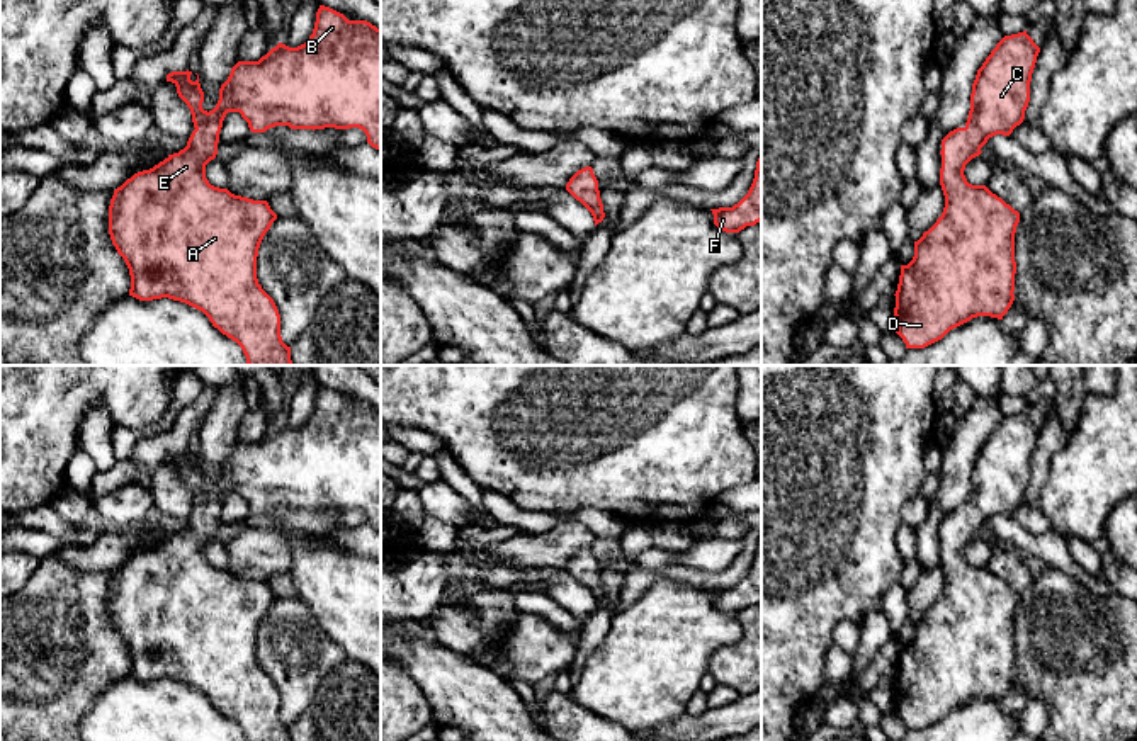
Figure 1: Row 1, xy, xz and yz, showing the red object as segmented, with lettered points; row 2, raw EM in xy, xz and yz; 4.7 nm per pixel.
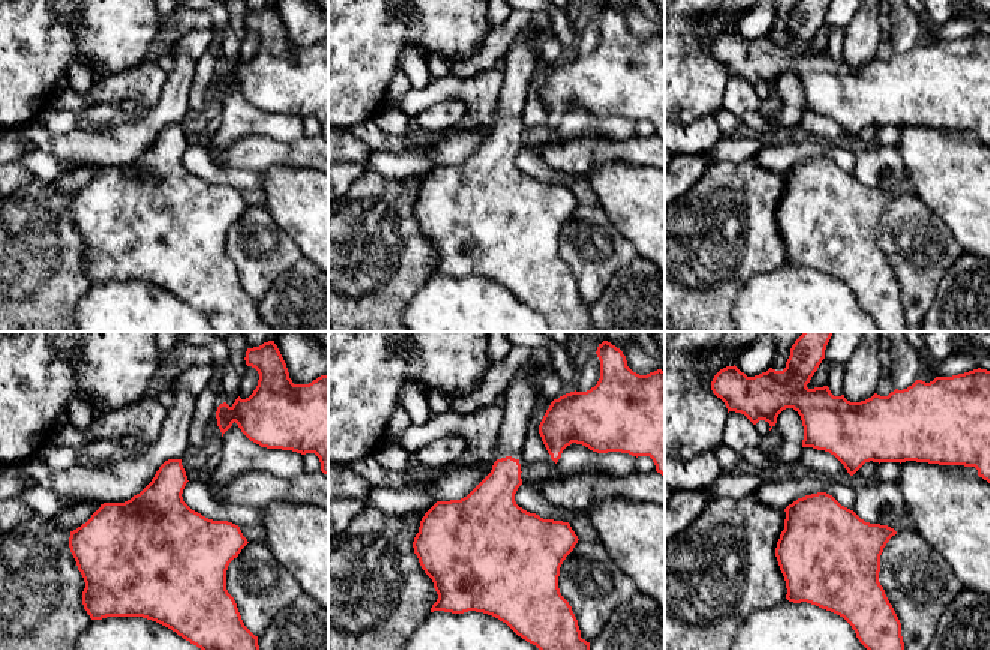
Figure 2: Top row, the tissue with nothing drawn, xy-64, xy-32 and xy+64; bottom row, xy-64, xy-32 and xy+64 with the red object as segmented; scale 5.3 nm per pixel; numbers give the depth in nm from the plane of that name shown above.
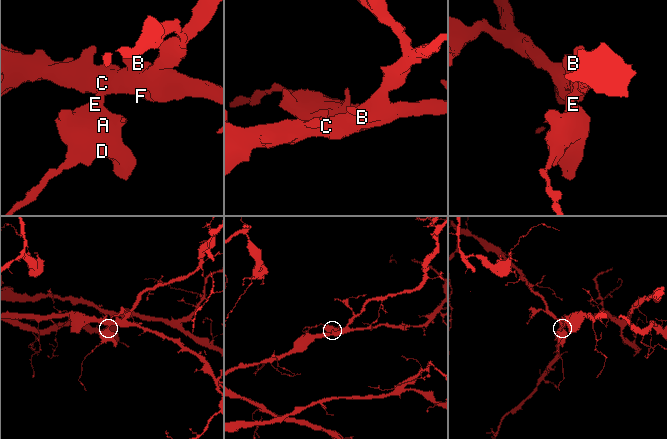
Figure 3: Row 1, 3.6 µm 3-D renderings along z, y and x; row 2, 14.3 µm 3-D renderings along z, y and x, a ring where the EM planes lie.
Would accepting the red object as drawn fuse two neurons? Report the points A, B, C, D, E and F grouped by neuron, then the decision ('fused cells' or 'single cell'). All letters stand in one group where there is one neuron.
groups A B C D E F; single cell

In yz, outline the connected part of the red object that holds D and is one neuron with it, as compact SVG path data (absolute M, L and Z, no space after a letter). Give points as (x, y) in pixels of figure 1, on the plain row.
M1027 411L1004 416L977 450L965 506L942 520L940 566L945 588L936 603L914 622L914 637L901 646L894 675L896 714L906 729L925 729L977 697L1003 700L1015 682L1015 614L1020 593L986 566L969 564L964 551L982 534L989 518L1010 517L1023 503L1038 433L1040 428Z

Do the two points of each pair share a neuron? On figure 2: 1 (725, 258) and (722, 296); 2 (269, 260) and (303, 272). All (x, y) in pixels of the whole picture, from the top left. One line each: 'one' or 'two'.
1: one
2: two

